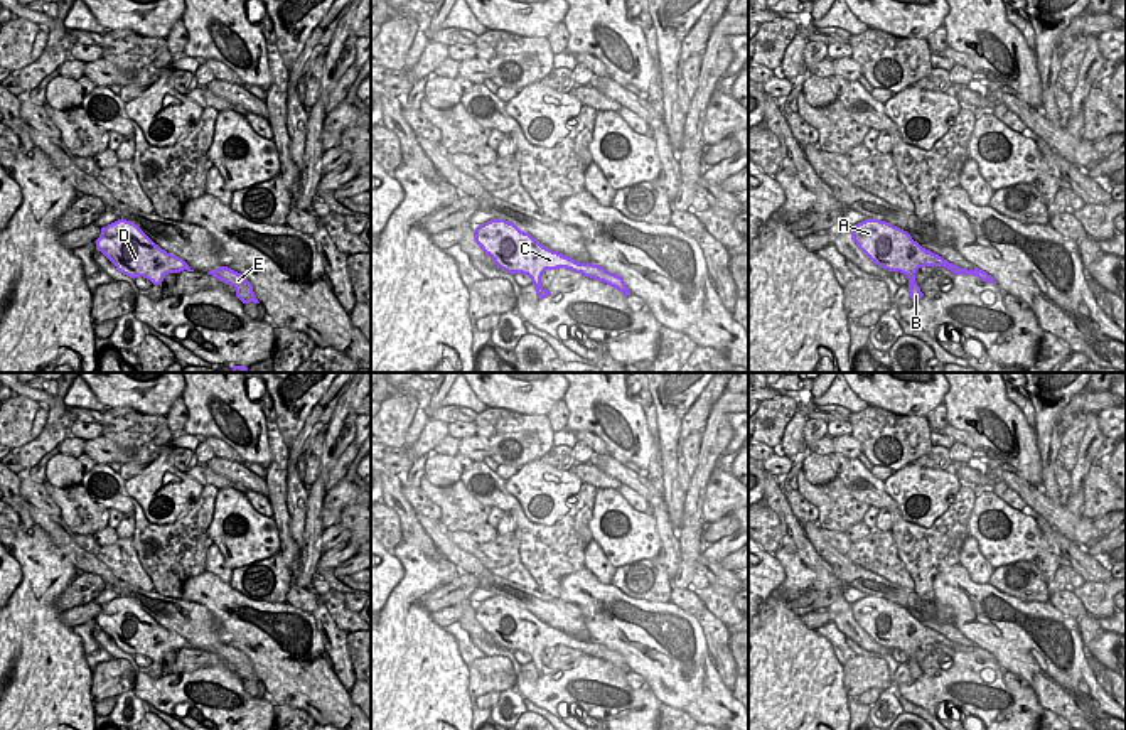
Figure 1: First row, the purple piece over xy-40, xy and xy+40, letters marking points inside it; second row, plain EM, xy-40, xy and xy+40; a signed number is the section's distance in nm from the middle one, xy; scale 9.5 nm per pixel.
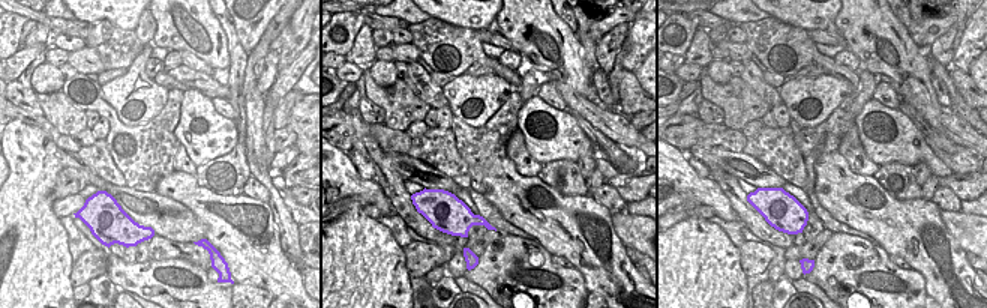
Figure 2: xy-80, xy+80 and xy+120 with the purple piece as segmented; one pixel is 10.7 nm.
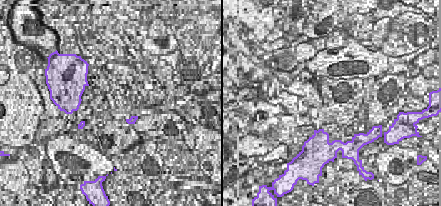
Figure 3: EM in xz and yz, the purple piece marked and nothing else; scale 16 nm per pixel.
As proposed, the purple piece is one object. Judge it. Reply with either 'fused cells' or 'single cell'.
single cell

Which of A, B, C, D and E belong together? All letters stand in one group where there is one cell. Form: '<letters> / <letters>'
A B C D E

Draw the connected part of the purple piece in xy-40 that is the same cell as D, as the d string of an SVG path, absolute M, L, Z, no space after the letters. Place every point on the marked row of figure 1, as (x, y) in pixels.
M126 219L101 228L94 243L116 270L130 278L143 276L162 287L169 273L194 271L182 258L162 250Z

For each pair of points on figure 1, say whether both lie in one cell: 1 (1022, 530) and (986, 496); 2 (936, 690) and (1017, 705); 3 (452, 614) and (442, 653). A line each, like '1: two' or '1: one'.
1: one
2: one
3: two

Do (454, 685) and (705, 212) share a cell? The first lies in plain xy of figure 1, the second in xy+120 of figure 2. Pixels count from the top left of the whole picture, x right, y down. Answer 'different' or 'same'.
different

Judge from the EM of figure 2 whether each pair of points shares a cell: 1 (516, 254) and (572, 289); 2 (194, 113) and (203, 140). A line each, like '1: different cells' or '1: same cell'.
1: same cell
2: same cell

